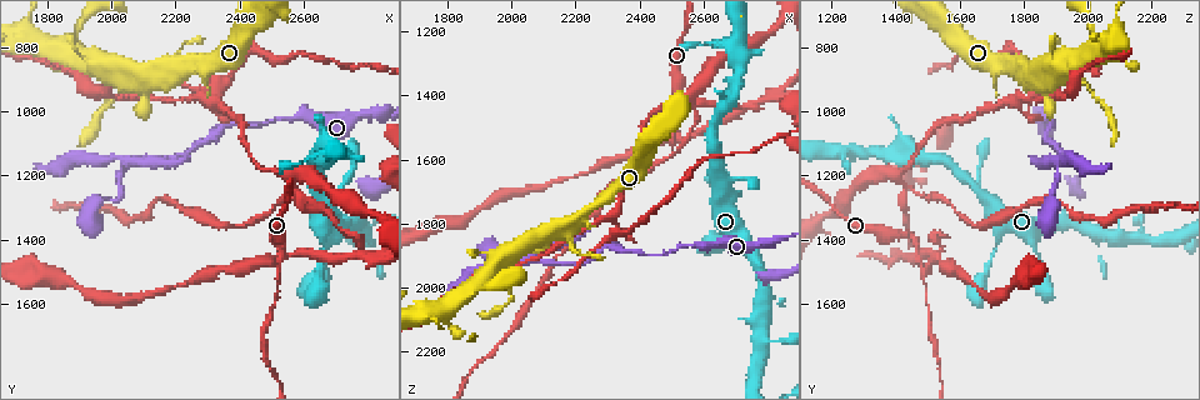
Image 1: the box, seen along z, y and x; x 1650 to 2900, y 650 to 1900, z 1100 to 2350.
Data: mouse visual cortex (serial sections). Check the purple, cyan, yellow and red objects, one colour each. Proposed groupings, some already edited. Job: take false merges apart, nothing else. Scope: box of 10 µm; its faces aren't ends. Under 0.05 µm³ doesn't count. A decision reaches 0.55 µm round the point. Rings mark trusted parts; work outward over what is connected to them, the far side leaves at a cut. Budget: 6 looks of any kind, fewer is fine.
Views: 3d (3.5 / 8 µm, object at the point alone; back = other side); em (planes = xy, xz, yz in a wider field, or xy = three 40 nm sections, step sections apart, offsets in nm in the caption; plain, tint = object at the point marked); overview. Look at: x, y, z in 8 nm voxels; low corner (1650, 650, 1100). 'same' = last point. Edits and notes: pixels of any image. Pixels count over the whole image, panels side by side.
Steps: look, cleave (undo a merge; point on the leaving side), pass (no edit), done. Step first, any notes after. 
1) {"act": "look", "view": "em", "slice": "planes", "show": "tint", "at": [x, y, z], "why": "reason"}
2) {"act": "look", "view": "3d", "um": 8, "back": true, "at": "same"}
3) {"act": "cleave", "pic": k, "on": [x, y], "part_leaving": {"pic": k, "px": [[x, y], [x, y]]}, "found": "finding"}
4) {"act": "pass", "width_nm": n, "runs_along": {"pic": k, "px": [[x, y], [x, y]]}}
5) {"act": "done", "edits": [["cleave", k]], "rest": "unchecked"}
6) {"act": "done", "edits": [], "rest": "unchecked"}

{"act": "look", "view": "3d", "um": 3.5, "at": [2520, 1480, 1480], "why": "a narrow waist"}

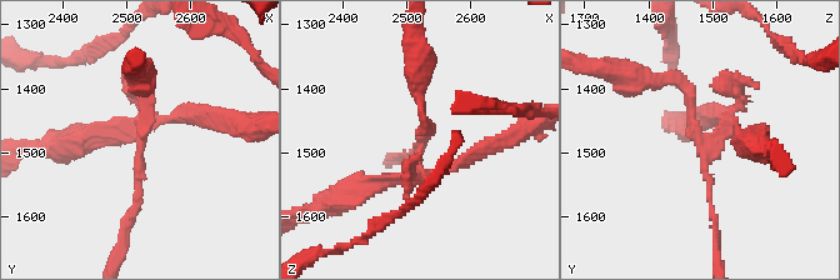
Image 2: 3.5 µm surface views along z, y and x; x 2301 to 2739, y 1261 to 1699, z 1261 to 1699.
{"act": "look", "view": "em", "slice": "xy", "step": 1, "show": "tint", "at": [2525, 1470, 1480], "why": "now the EM"}

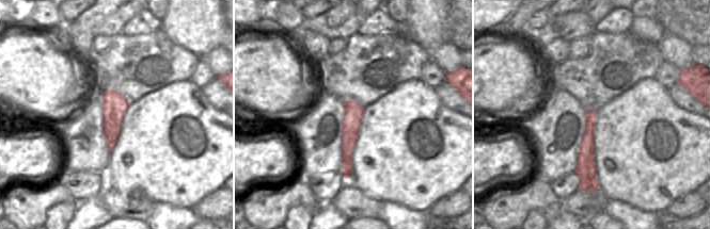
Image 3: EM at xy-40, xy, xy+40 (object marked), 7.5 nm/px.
{"act": "cleave", "pic": 2, "on": [383, 181], "part_leaving": {"pic": 2, "px": [[418, 158], [414, 176], [318, 209]]}, "found": "a second cell is stuck on"}

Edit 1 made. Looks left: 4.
{"act": "look", "view": "3d", "um": 8, "back": true, "at": [2050, 1150, 1910], "why": "two arms at a narrow angle"}

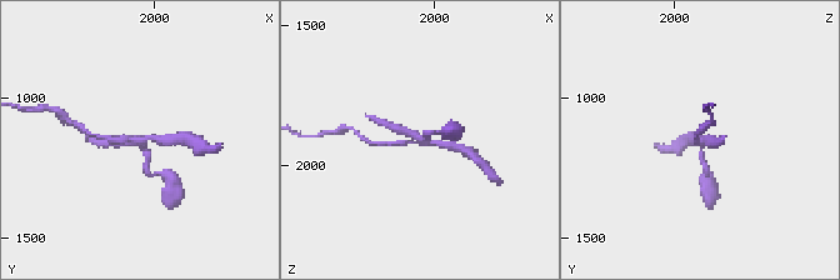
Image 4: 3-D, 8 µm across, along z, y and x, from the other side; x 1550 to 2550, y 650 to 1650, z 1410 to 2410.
{"act": "look", "view": "3d", "um": 3.5, "at": "same", "why": "zoom in"}

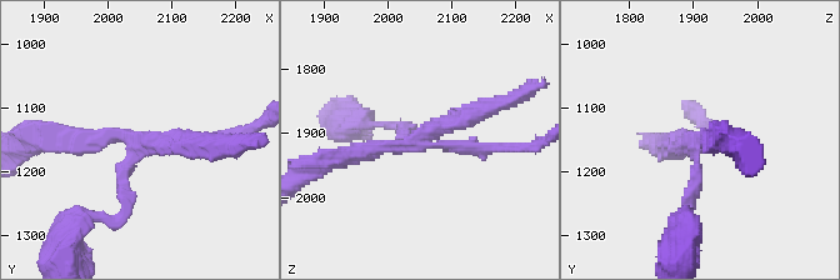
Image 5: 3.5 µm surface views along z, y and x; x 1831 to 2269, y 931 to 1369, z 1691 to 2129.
{"act": "look", "view": "em", "slice": "xy", "step": 5, "show": "tint", "at": [2050, 1150, 1915], "arms": 4, "arm_widths_nm": [150, 200, 250, 250], "why": "need the tissue"}

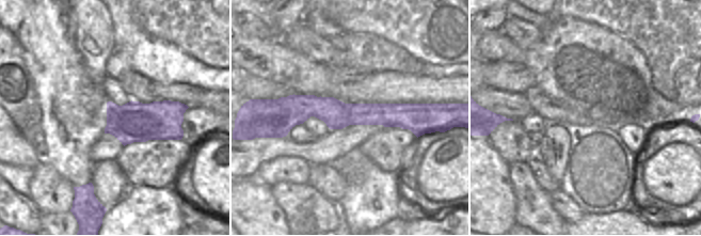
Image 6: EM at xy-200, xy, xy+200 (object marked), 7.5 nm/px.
{"act": "cleave", "pic": 5, "on": [695, 181], "part_leaving": {"pic": 5, "px": [[698, 140], [695, 190], [679, 221]]}, "found": "a second cell is stuck on"}

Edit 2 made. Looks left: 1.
{"act": "done", "edits": [["cleave", 2], ["cleave", 5]], "rest": "unchecked"}

